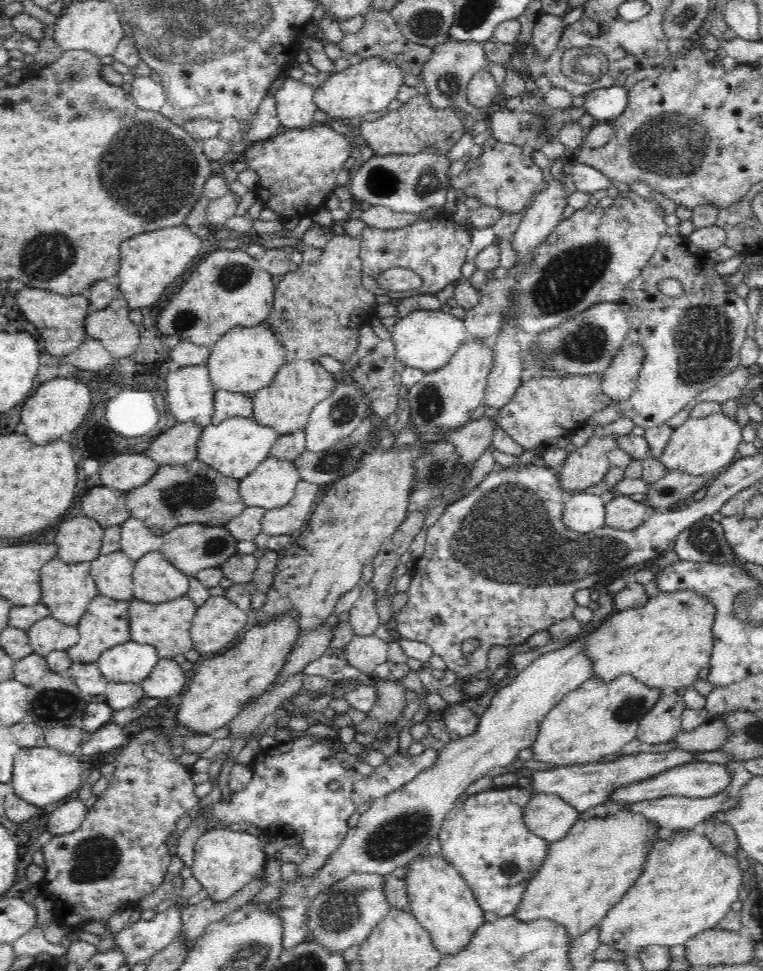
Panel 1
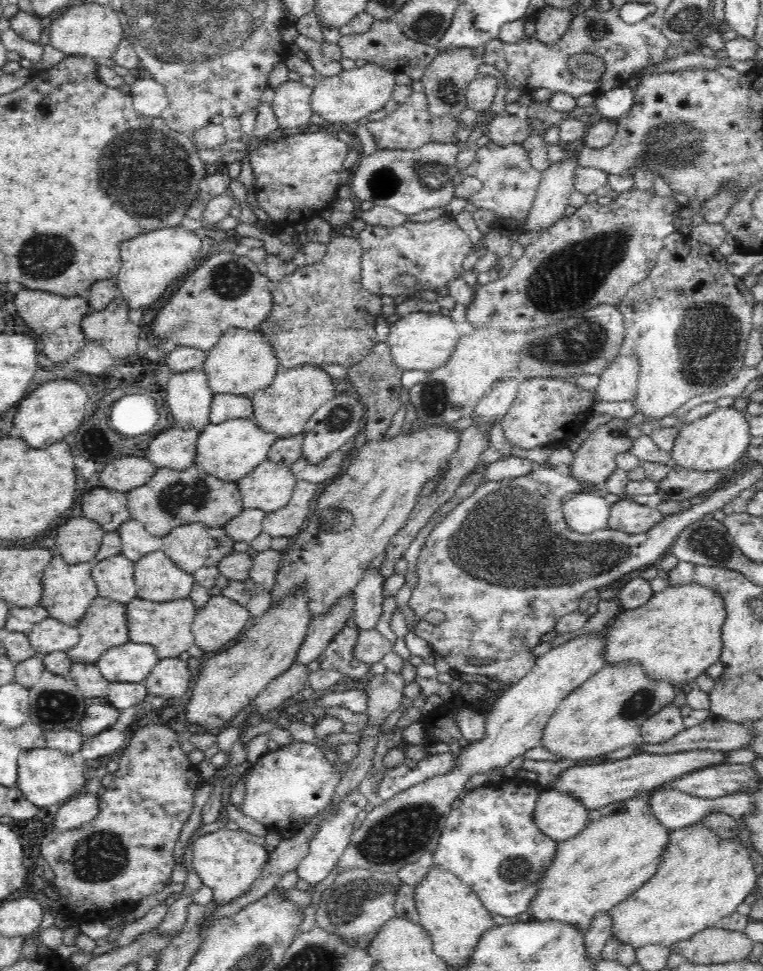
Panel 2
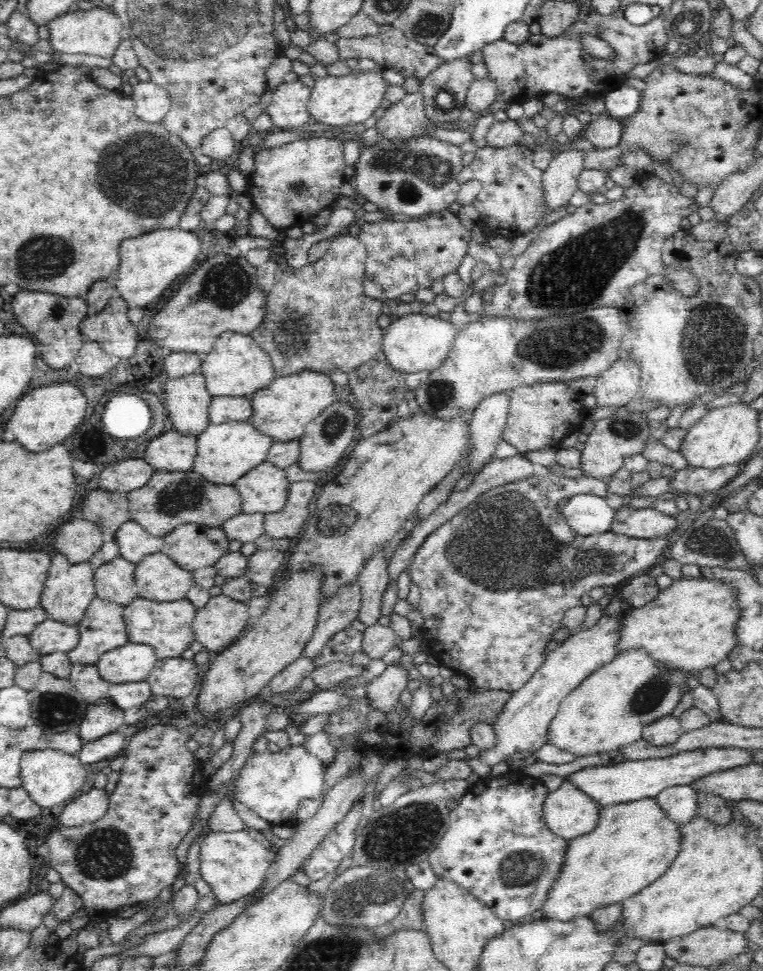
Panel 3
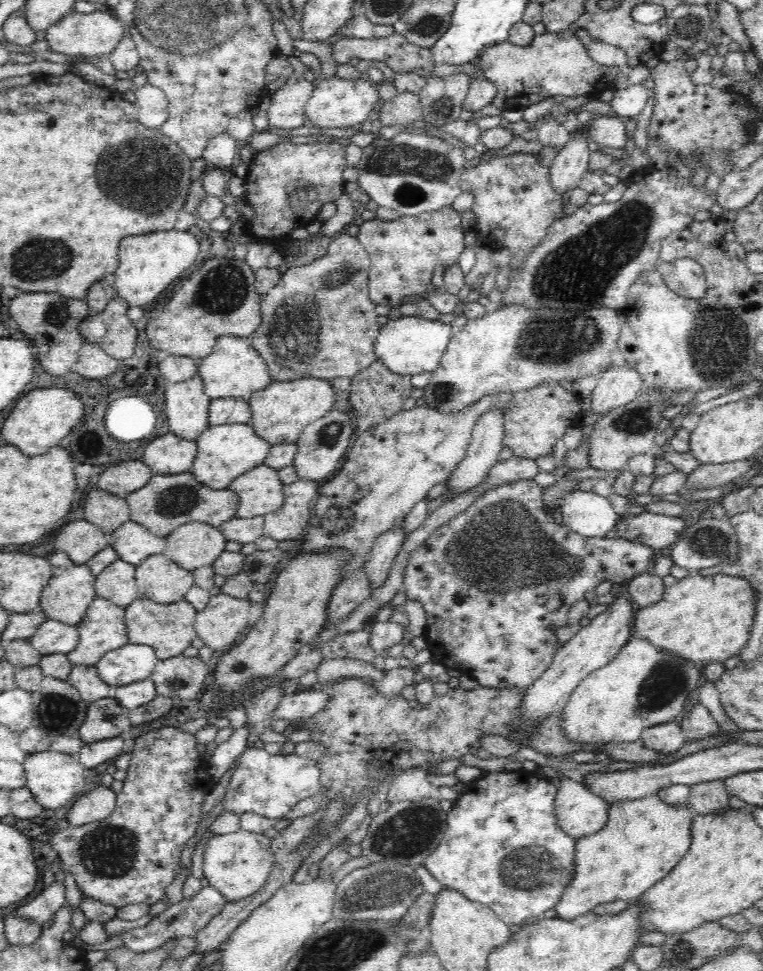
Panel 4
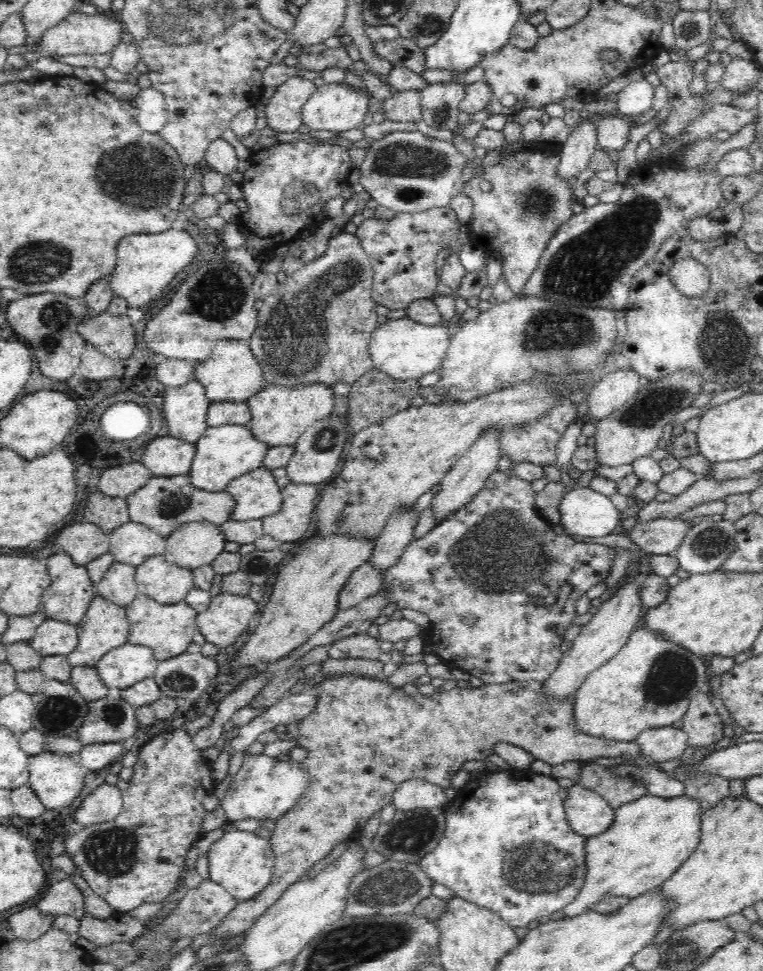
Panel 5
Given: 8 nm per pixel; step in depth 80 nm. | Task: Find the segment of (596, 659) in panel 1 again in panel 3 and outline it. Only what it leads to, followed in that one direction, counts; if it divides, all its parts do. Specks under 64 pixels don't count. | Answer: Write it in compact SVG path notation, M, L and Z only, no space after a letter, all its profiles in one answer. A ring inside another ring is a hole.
M673 579L670 586L640 608L630 608L621 620L621 633L616 643L617 655L634 648L643 648L648 656L662 668L690 674L693 678L710 666L724 660L737 643L735 624L739 619L739 606L735 592L719 580Z

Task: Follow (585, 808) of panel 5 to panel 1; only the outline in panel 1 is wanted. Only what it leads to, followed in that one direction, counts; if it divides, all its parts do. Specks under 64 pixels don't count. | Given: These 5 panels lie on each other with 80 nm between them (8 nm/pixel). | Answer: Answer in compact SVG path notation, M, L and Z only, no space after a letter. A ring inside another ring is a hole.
M533 794L523 808L522 821L536 836L548 843L560 840L572 831L582 813L554 794Z

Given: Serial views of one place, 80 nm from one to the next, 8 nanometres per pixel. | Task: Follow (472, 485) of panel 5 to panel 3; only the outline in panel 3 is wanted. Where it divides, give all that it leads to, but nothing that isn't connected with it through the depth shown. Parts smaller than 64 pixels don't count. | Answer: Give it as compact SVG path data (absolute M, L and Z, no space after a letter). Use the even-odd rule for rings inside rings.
M502 391L491 394L480 401L480 404L469 416L471 427L472 452L470 452L470 466L467 473L472 474L494 460L496 444L502 439L503 430L509 412L511 392Z

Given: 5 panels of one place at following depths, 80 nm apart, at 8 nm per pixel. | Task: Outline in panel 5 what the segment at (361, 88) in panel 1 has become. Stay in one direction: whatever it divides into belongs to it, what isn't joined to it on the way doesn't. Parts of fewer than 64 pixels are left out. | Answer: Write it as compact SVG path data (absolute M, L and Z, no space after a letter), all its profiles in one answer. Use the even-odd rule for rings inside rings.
M324 83L317 87L304 104L302 124L306 124L310 130L329 130L333 135L345 130L361 128L364 116L373 110L374 102L372 94L368 97L364 89L358 89L346 83Z

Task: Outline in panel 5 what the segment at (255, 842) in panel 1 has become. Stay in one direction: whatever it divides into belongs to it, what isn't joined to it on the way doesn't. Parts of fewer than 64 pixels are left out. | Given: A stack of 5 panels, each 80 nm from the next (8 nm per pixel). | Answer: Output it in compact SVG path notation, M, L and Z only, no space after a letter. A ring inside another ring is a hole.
M234 832L225 833L220 840L209 846L208 870L210 880L220 884L236 900L250 900L270 882L275 865L275 854L270 846L270 841L257 836L255 832Z

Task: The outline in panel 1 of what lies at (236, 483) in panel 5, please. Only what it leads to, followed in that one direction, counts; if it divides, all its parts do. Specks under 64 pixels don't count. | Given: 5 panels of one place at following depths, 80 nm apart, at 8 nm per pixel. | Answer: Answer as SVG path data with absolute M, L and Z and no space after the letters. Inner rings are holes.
M270 456L240 480L238 492L246 507L269 511L282 508L294 499L300 480L302 477L294 461Z

